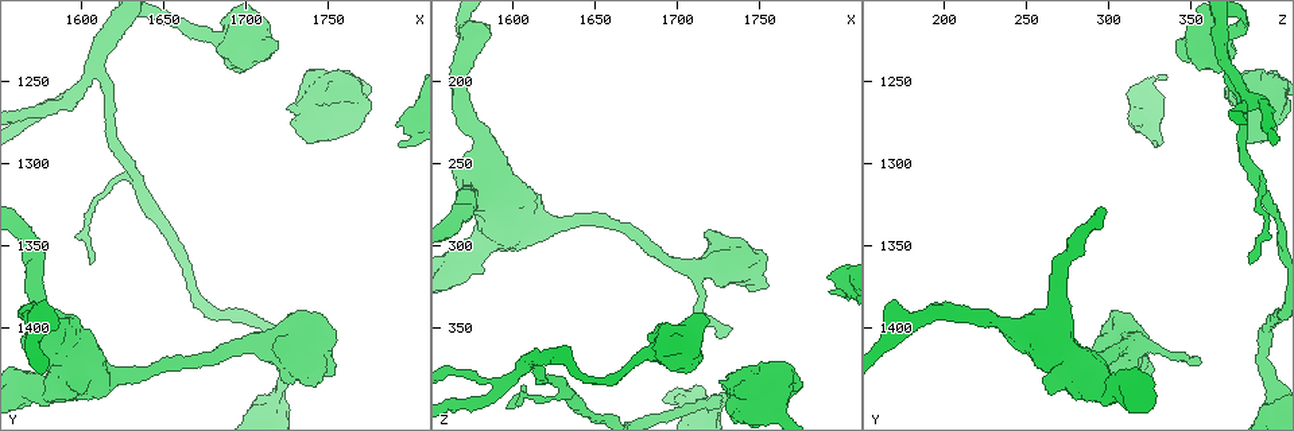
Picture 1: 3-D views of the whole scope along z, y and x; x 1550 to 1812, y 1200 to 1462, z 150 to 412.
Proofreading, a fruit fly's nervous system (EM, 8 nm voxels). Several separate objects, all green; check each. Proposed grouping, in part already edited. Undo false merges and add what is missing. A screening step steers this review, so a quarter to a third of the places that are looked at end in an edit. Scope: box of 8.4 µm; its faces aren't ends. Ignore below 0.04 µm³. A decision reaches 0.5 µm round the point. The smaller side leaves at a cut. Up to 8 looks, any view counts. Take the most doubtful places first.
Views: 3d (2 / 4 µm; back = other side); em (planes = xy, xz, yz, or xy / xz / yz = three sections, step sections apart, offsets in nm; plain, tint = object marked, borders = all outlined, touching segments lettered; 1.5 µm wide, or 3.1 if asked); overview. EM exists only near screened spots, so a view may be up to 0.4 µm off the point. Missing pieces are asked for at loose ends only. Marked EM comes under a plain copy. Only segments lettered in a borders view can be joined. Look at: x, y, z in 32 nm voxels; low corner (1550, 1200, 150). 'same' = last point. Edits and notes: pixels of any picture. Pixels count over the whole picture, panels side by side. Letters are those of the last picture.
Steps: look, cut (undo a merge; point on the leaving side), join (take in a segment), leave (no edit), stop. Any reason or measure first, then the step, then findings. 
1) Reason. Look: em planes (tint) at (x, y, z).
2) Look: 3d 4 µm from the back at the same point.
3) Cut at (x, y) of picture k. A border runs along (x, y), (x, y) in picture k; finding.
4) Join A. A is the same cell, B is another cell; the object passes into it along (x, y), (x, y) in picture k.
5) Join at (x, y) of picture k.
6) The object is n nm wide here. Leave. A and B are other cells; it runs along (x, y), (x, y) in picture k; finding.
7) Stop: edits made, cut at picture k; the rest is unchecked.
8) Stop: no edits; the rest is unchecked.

An open end. Look: em planes (borders) at (1732, 1420, 350).

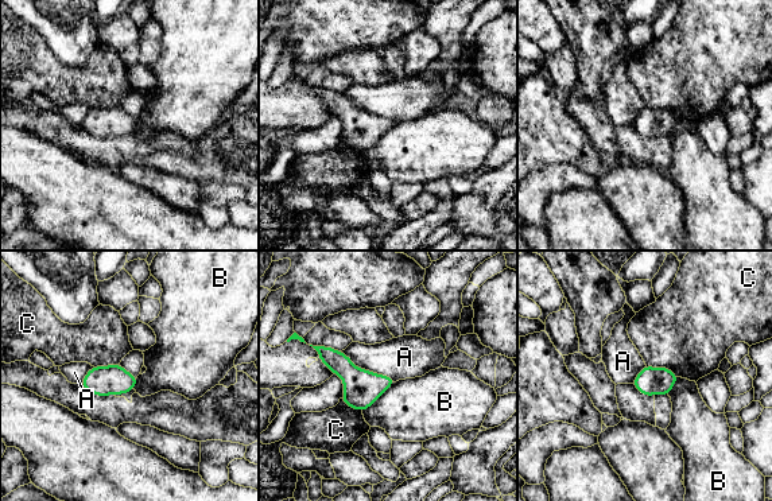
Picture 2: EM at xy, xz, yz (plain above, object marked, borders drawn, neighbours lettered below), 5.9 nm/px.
The object is 160 nm wide here. Leave. A, B and C are other cells; a border runs along (341, 352), (355, 365), (395, 381) in picture 2; none of them fits.

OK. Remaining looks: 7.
Branch stops here. Look: em xz step 4 (tint) at (1792, 1276, 320).

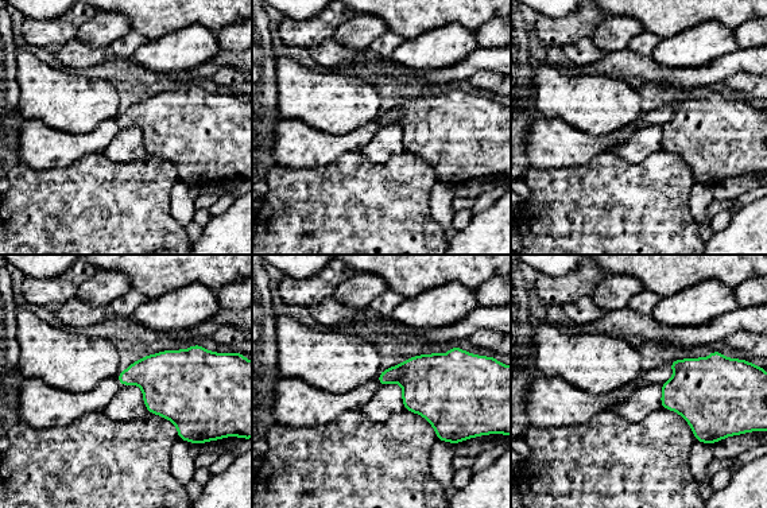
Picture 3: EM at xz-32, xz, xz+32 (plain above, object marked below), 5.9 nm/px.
What lies round it. Look: em xz step 4 (borders) at the same point.

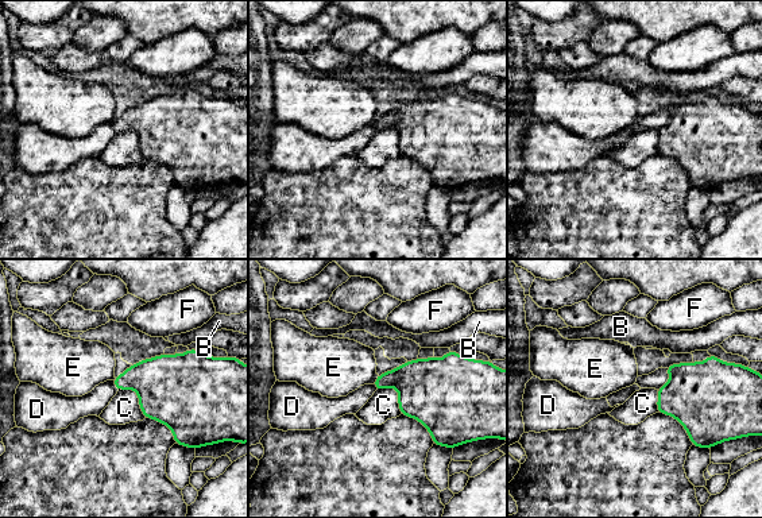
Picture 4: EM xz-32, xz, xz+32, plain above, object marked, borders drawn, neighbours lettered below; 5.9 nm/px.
Leave. B, C, D, E and F are other cells; a border runs along (376, 389), (394, 387), (401, 413) in picture 4; no lettered segment goes on from it.

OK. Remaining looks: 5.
Arms part here. Look: em planes (borders) at (1610, 1244, 374).

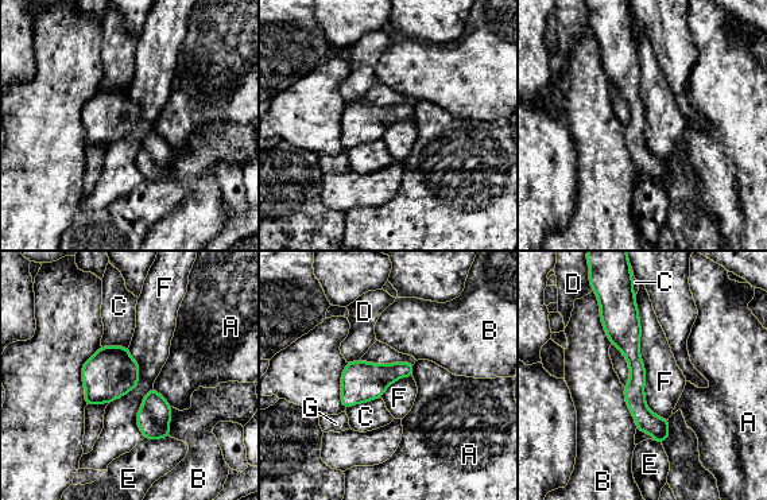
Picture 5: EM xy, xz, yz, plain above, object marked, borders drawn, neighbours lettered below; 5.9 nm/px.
Leave. A, B, C, D, E, F and G are other cells; a border runs along (634, 297), (645, 403), (667, 419) in picture 5; one neuron here.

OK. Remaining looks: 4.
Stop: no edits; the rest is unchecked.

